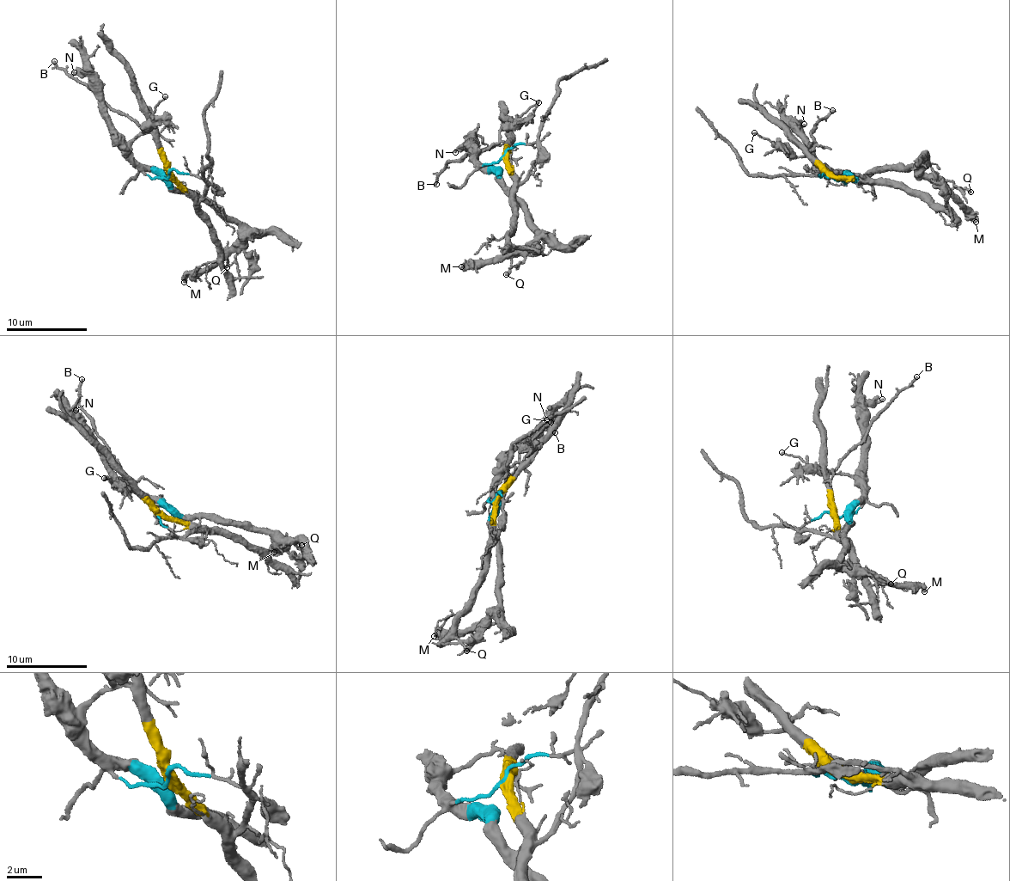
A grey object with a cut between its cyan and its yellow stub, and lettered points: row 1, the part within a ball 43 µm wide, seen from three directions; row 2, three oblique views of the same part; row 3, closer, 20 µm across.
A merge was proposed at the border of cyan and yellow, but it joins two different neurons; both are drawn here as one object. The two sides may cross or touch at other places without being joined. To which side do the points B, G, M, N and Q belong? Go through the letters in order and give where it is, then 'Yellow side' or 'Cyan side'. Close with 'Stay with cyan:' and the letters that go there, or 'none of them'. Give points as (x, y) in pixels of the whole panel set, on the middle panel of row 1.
B: Place: (436, 184). Yellow side
G: Place: (538, 102). Cyan side
M: Place: (461, 266). Cyan side
N: Place: (455, 152). Cyan side
Q: Place: (506, 274). Cyan side
Stay with cyan: G, M, N, Q

